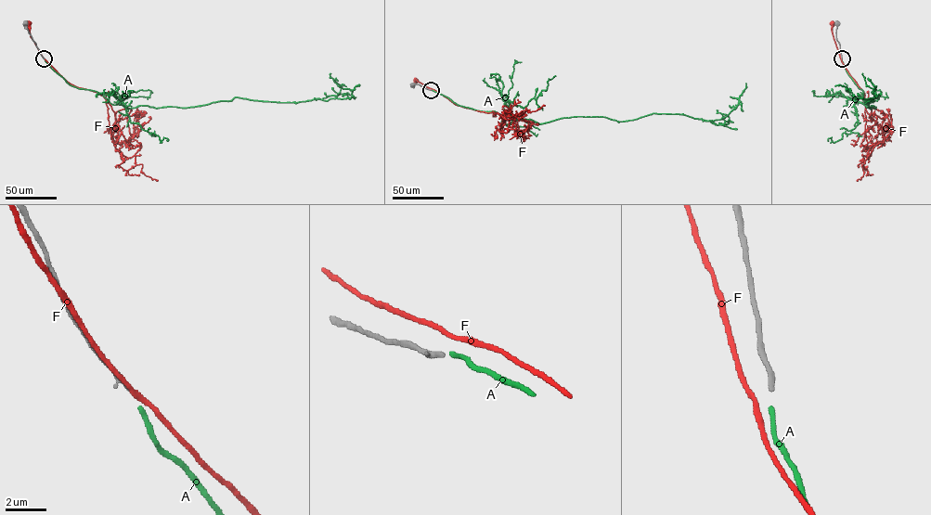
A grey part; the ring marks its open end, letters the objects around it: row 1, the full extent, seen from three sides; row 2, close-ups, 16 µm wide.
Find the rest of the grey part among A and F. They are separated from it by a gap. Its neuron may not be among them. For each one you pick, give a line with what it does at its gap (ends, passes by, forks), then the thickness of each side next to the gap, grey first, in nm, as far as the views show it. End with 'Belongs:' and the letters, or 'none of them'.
A: it ends | 280/240 nm
Belongs: A

